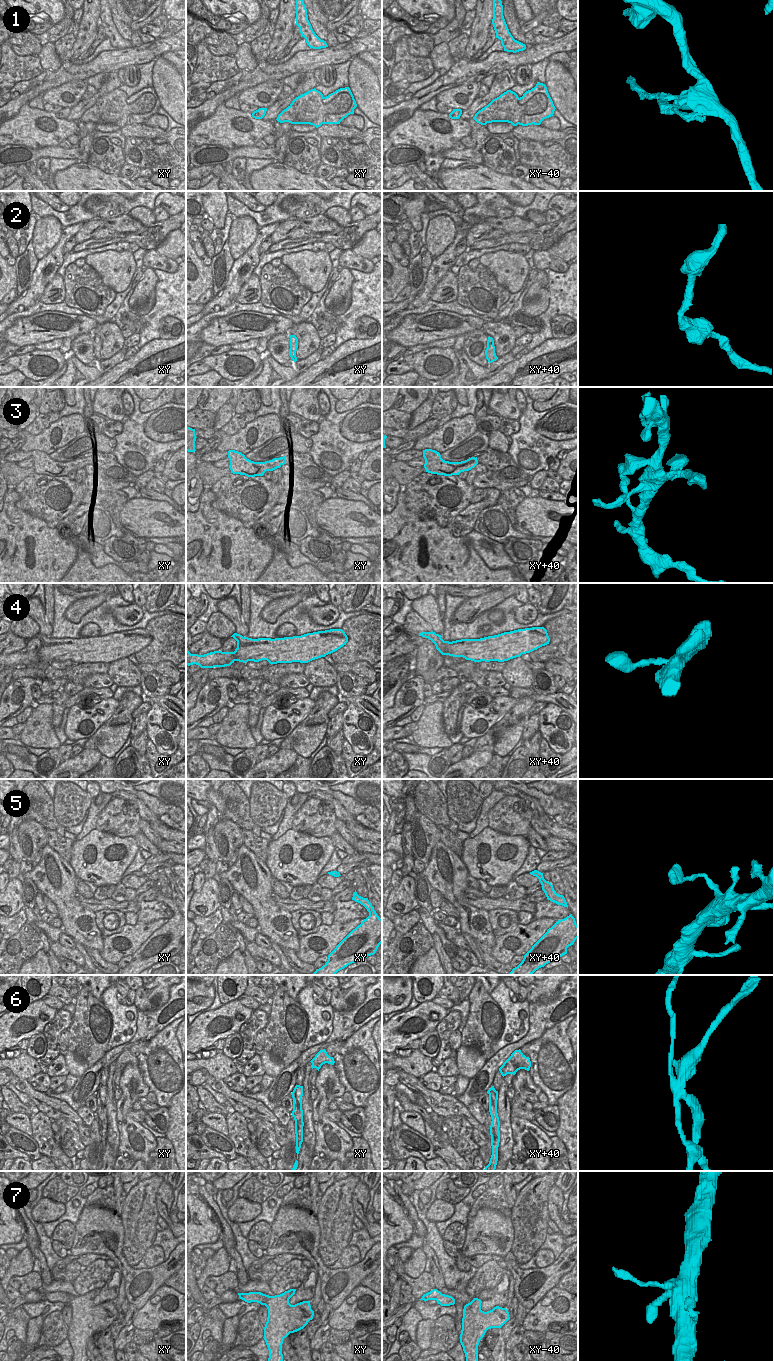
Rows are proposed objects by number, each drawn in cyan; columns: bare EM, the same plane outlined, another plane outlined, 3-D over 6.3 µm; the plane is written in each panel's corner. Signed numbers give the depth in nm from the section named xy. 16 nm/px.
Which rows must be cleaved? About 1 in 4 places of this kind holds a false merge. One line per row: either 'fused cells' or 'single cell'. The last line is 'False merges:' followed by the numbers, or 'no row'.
1: fused cells
2: single cell
3: single cell
4: single cell
5: single cell
6: fused cells
7: fused cells
False merges: 1, 6, 7

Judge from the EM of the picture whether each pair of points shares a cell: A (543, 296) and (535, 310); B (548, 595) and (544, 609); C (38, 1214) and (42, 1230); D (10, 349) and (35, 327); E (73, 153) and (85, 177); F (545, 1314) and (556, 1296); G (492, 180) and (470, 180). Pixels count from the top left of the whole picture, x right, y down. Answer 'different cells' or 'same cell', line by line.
A: same cell
B: same cell
C: different cells
D: different cells
E: different cells
F: same cell
G: same cell

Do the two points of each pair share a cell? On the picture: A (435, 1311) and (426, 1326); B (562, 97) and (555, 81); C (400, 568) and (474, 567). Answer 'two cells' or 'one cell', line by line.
A: two cells
B: one cell
C: one cell

